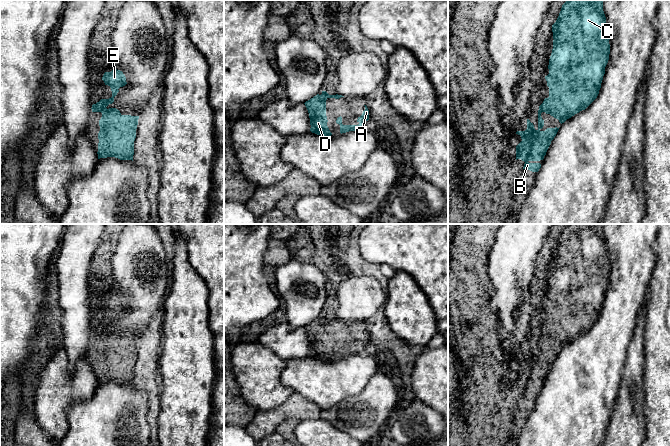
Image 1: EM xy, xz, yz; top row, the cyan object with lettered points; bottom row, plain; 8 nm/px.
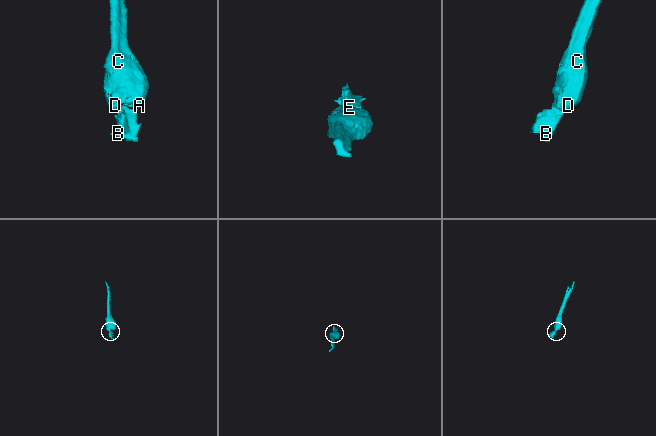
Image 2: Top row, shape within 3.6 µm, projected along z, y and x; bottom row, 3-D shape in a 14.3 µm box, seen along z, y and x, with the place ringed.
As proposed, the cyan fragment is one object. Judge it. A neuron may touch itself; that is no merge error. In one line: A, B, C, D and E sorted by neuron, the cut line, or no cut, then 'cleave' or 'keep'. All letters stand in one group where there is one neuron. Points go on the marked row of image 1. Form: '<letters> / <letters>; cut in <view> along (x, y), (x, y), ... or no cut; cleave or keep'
A B C D E; no cut; keep

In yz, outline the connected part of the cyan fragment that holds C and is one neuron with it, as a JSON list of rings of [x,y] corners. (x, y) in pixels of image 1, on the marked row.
[[[567,0],[561,8],[556,22],[552,25],[553,32],[553,49],[549,59],[549,74],[545,76],[547,86],[549,87],[549,97],[545,98],[538,110],[538,129],[534,128],[533,123],[527,119],[527,129],[517,131],[516,134],[521,136],[522,141],[516,146],[516,160],[521,159],[525,162],[523,169],[532,172],[538,172],[541,168],[540,160],[544,159],[551,141],[556,136],[559,128],[541,129],[544,126],[544,120],[541,113],[545,112],[558,119],[562,124],[567,119],[582,110],[585,110],[598,96],[601,88],[605,67],[609,60],[610,54],[610,34],[606,24],[606,17],[603,11],[603,0]]]

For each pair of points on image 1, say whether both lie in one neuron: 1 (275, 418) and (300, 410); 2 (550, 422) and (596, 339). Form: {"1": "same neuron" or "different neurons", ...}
{"1": "same neuron", "2": "same neuron"}

